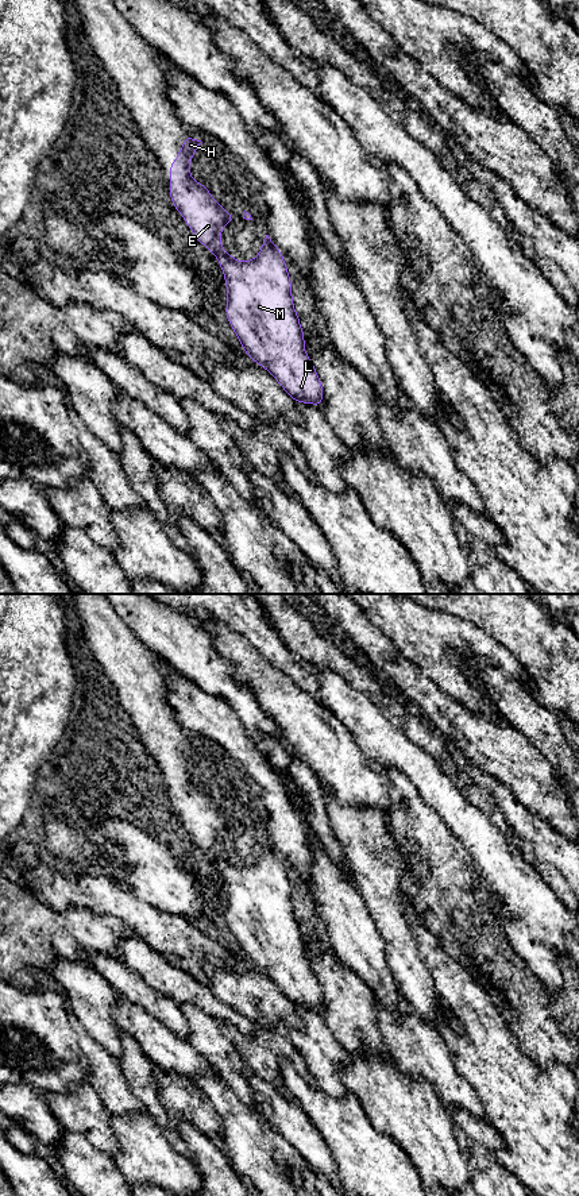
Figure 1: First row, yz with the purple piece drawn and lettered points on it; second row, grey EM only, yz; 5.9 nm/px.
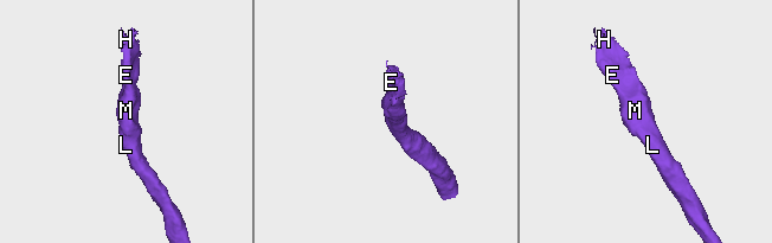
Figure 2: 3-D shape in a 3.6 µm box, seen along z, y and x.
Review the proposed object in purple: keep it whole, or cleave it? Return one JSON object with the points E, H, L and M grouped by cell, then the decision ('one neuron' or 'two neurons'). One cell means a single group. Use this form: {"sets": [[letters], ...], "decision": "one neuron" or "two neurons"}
{"sets": [["E", "H", "L", "M"]], "decision": "one neuron"}

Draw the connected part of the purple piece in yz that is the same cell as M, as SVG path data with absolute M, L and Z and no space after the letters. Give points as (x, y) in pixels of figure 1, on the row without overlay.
M189 740L184 741L180 760L170 769L171 807L192 833L196 845L219 864L228 898L225 919L244 957L265 972L296 1008L314 1008L323 1012L323 989L304 954L305 940L294 915L285 864L269 840L263 844L259 860L250 867L239 867L223 854L220 837L235 821L224 817L223 809L215 807L212 798L200 786L190 784L190 763L196 760L196 752L201 748Z

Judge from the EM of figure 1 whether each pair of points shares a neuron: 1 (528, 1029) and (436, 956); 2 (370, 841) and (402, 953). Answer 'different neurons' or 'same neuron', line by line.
1: different neurons
2: same neuron

